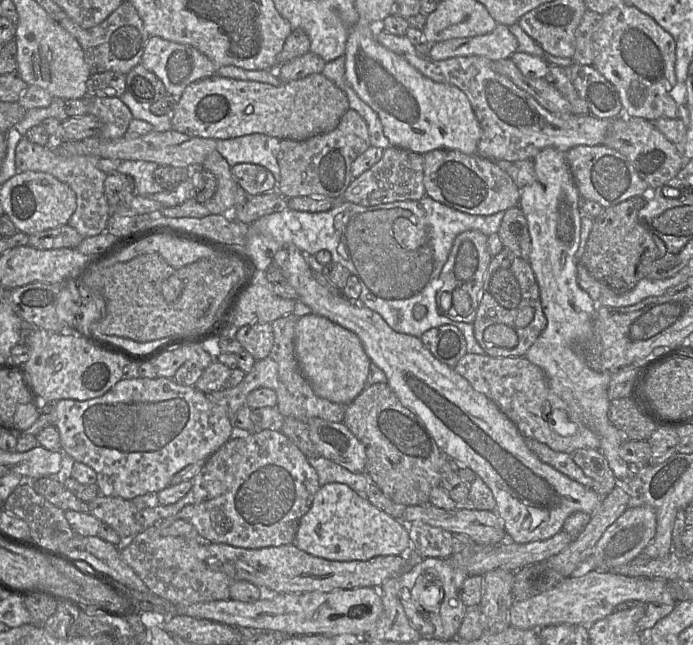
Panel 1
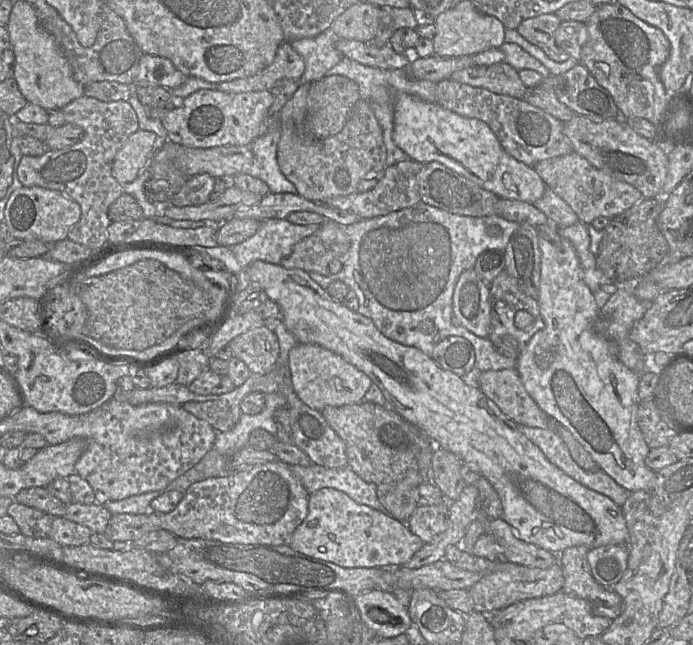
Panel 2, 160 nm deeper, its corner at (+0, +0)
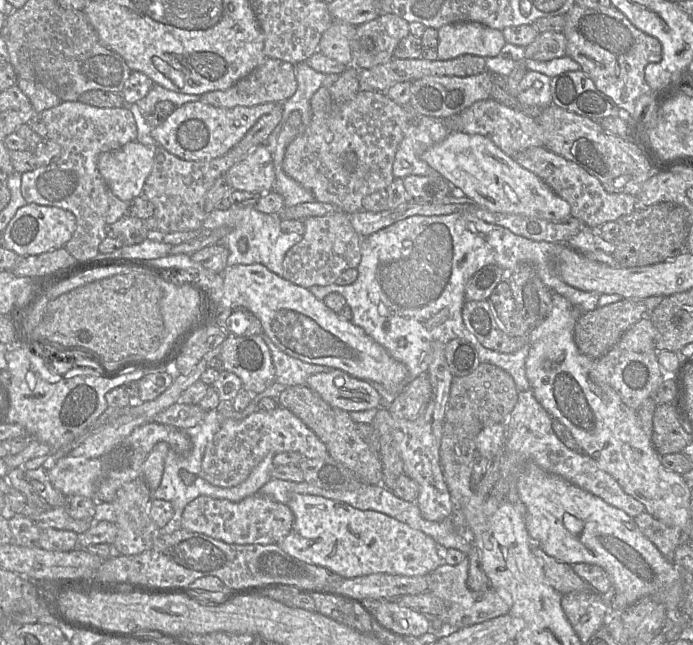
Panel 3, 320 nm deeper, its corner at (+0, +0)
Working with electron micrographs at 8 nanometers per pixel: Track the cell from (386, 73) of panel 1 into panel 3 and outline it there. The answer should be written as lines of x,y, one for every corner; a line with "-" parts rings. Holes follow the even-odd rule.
450,132
442,142
424,151
421,159
443,176
454,190
491,212
517,214
554,223
571,216
571,207
566,200
485,136

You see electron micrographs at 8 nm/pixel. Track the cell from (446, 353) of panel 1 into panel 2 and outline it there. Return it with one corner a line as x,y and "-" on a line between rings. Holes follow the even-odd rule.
448,336
441,340
431,357
440,367
460,377
473,371
476,358
472,344
462,336

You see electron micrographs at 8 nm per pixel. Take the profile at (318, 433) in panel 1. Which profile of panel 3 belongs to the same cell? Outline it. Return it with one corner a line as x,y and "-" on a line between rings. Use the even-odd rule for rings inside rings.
278,406
272,411
257,411
244,419
226,419
208,443
202,460
201,477
214,486
229,488
244,482
267,455
298,452
306,459
328,457
325,444
297,416

